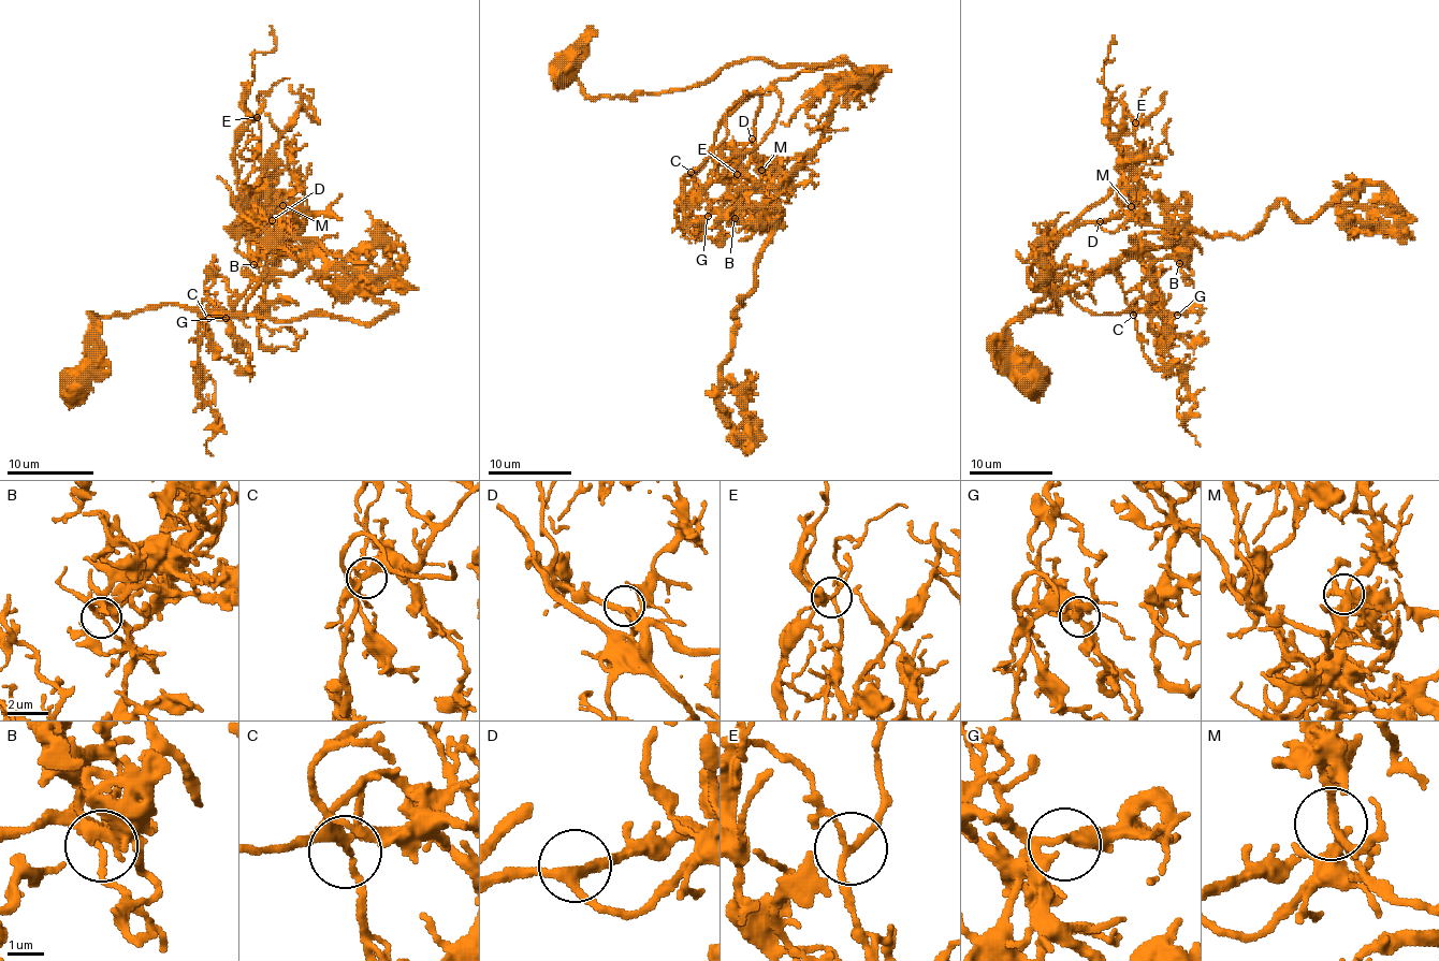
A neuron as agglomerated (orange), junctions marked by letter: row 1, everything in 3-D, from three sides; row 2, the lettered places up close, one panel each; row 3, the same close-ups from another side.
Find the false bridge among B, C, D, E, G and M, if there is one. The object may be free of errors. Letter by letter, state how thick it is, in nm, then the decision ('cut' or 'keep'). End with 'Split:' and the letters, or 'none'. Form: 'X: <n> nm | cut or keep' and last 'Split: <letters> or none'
B: 160 nm | cut
C: 180 nm | keep
D: 220 nm | keep
E: 140 nm | keep
G: 220 nm | keep
M: 220 nm | keep
Split: B

